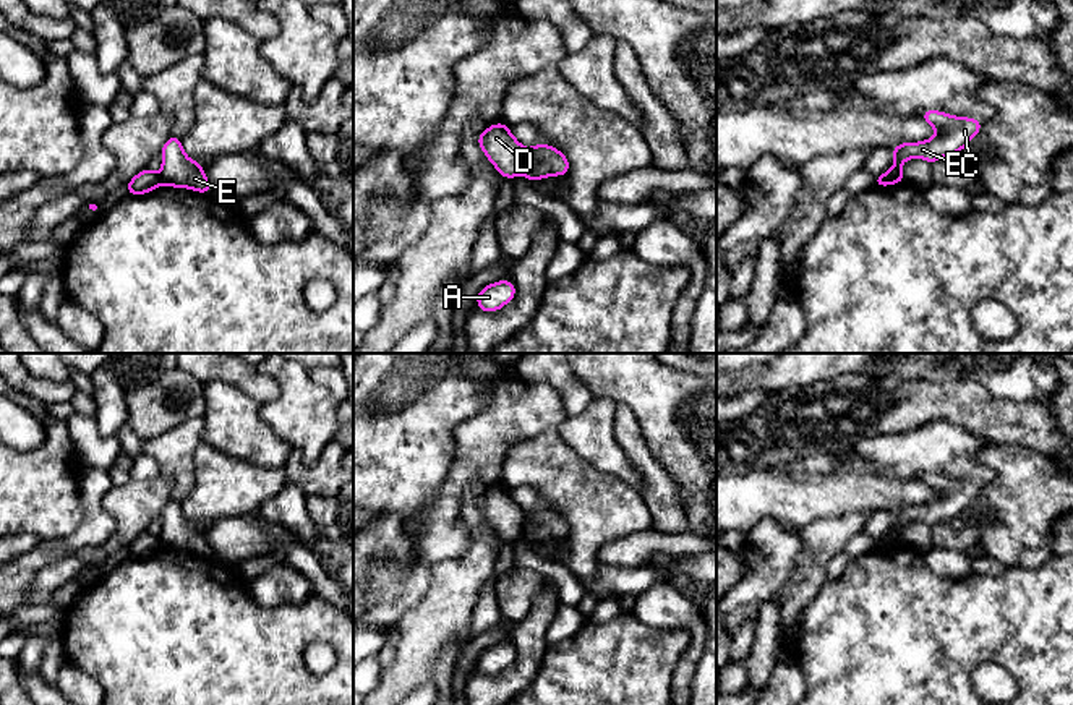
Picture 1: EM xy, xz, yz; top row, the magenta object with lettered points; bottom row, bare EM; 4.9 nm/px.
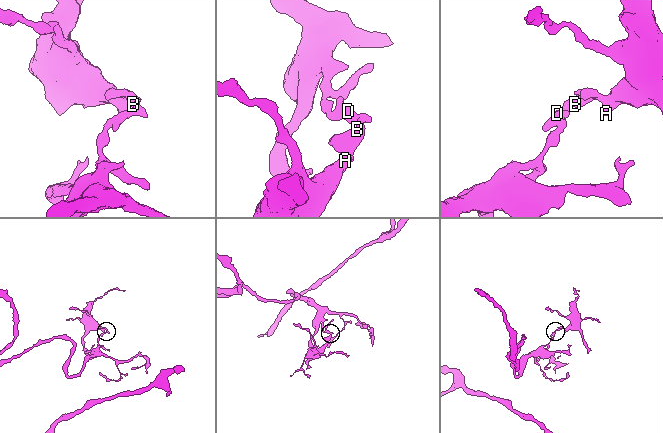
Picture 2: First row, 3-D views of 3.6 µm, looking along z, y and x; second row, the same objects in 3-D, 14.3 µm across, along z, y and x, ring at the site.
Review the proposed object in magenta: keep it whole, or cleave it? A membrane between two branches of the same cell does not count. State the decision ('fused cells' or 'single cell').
fused cells

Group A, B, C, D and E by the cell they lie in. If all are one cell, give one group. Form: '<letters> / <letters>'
A B C E / D

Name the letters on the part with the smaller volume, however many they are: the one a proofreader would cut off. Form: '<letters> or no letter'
A, B, C, E

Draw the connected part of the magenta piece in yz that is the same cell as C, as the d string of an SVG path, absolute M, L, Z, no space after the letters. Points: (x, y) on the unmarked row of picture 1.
M926 473L921 478L930 486L937 498L921 506L901 506L891 512L895 528L883 536L891 546L904 545L901 527L908 522L919 520L927 525L935 525L958 514L979 496L982 485L968 480L953 480L938 473Z

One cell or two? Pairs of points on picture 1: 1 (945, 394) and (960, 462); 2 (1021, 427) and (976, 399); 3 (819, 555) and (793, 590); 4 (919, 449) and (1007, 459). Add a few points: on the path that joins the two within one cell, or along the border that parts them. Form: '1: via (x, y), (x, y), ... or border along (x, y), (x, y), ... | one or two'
1: border along (914, 427), (924, 422), (947, 420), (987, 438) | two
2: via (1010, 422), (1000, 422), (987, 410) | one
3: via (811, 563), (809, 574), (801, 582) | one
4: border along (991, 441), (978, 452), (994, 474), (983, 485) | two

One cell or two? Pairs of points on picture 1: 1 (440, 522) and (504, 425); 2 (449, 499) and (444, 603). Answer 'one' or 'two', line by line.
1: one
2: two

